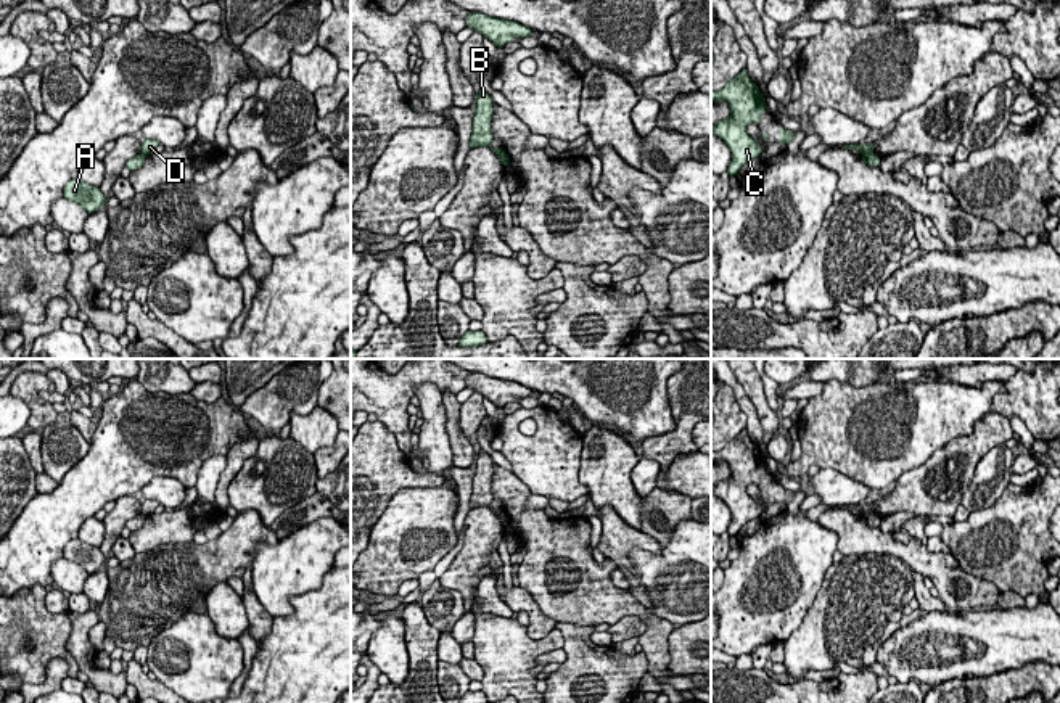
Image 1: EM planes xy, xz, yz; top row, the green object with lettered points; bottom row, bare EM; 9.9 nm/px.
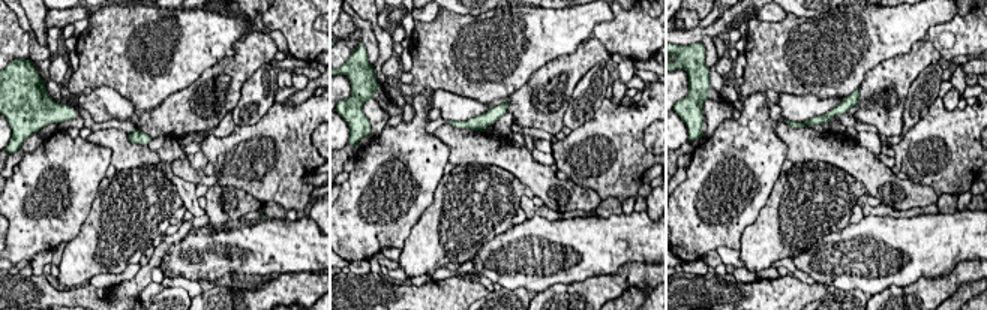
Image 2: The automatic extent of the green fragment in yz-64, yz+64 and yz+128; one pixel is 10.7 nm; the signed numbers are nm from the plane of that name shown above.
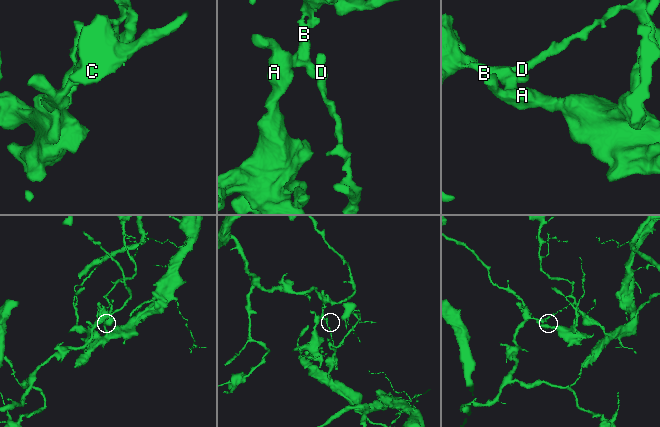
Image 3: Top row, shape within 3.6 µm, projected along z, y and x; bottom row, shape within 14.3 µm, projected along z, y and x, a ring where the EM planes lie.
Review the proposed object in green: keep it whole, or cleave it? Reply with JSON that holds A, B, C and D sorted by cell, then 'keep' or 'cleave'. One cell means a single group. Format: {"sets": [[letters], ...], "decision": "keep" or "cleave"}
{"sets": [["A", "B", "C"], ["D"]], "decision": "cleave"}

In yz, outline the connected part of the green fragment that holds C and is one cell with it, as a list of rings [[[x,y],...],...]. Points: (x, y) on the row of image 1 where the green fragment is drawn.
[[[743,69],[724,88],[711,90],[711,101],[725,101],[730,108],[730,116],[719,121],[713,134],[722,138],[732,151],[727,174],[733,177],[750,159],[759,158],[762,153],[762,148],[750,137],[746,127],[761,121],[761,114],[767,109],[766,98],[750,79],[748,69]]]

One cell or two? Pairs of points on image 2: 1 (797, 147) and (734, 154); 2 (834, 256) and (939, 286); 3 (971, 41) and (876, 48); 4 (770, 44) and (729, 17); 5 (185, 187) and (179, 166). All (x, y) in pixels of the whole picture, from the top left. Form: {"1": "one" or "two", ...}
{"1": "two", "2": "two", "3": "two", "4": "two", "5": "two"}

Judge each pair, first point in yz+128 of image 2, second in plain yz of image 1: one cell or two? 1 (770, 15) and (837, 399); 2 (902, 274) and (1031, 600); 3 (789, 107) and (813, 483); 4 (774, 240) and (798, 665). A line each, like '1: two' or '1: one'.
1: two
2: two
3: one
4: one

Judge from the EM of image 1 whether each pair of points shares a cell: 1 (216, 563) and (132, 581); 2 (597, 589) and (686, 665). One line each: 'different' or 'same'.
1: same
2: different

